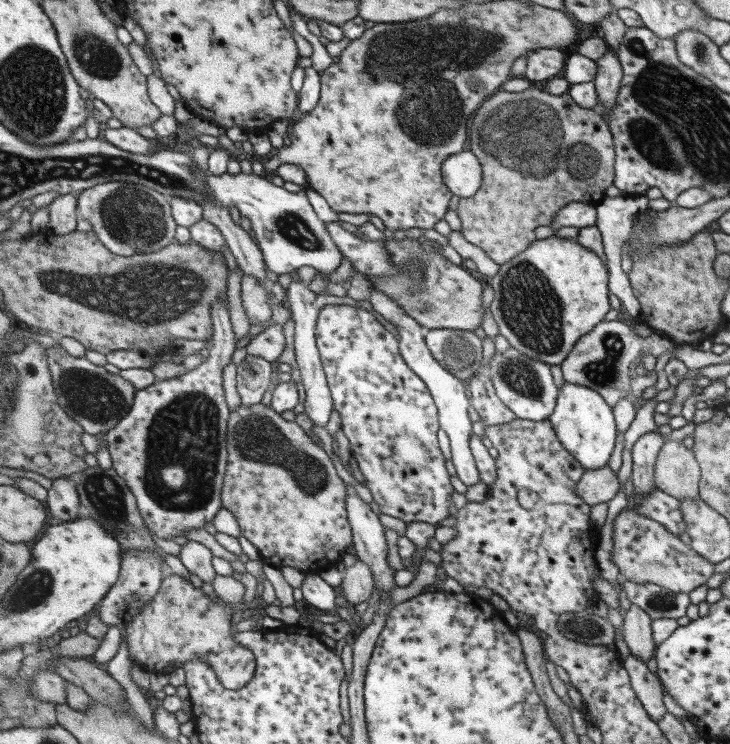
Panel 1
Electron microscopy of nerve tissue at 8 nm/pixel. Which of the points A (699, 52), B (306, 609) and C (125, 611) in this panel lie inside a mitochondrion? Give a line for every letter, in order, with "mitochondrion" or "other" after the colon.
A: mitochondrion
B: other
C: other

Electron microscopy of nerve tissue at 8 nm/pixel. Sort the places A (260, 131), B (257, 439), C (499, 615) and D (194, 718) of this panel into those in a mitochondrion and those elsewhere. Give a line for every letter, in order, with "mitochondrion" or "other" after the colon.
A: other
B: mitochondrion
C: other
D: other

